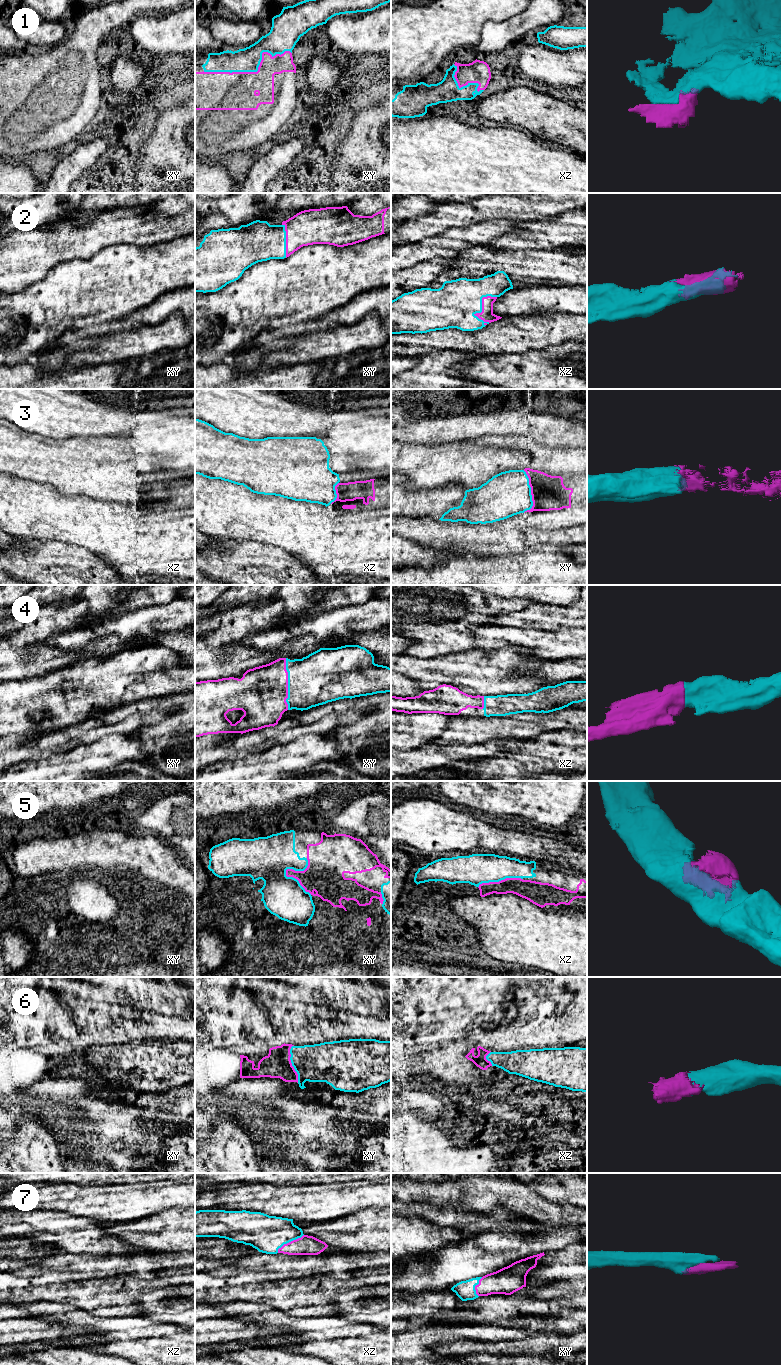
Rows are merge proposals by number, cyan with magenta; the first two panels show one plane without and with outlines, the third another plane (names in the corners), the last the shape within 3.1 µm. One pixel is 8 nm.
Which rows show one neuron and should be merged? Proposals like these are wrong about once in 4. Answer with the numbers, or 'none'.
1, 2, 3, 4, 5, 6, 7

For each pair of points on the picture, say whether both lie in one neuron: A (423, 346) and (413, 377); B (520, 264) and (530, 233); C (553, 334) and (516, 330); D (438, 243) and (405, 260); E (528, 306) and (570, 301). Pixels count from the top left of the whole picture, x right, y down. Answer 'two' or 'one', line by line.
A: two
B: two
C: one
D: one
E: one

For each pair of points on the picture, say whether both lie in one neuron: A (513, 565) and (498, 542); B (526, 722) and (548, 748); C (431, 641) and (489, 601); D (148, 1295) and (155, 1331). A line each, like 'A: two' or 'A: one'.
A: two
B: two
C: one
D: two

